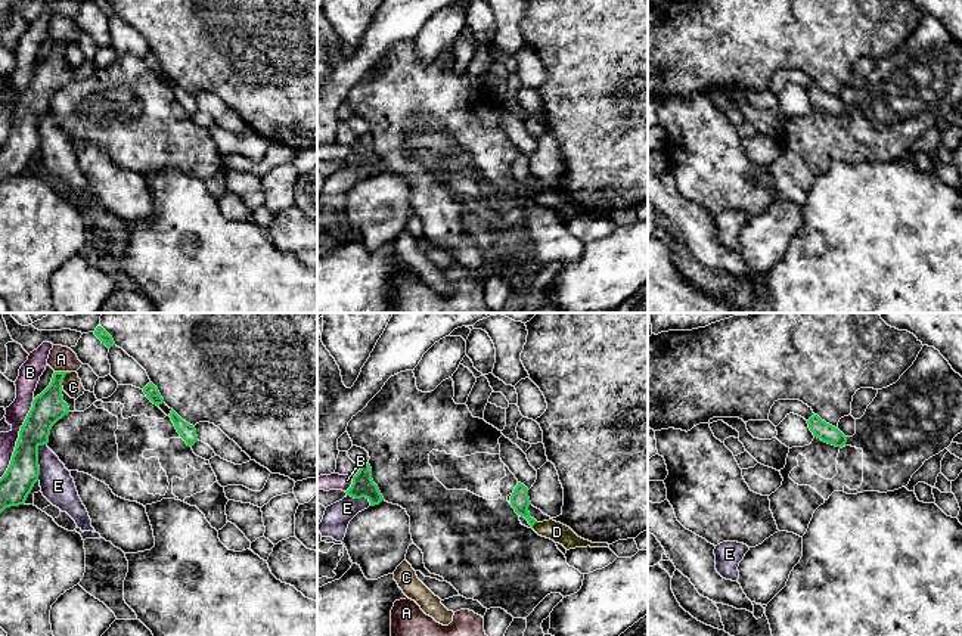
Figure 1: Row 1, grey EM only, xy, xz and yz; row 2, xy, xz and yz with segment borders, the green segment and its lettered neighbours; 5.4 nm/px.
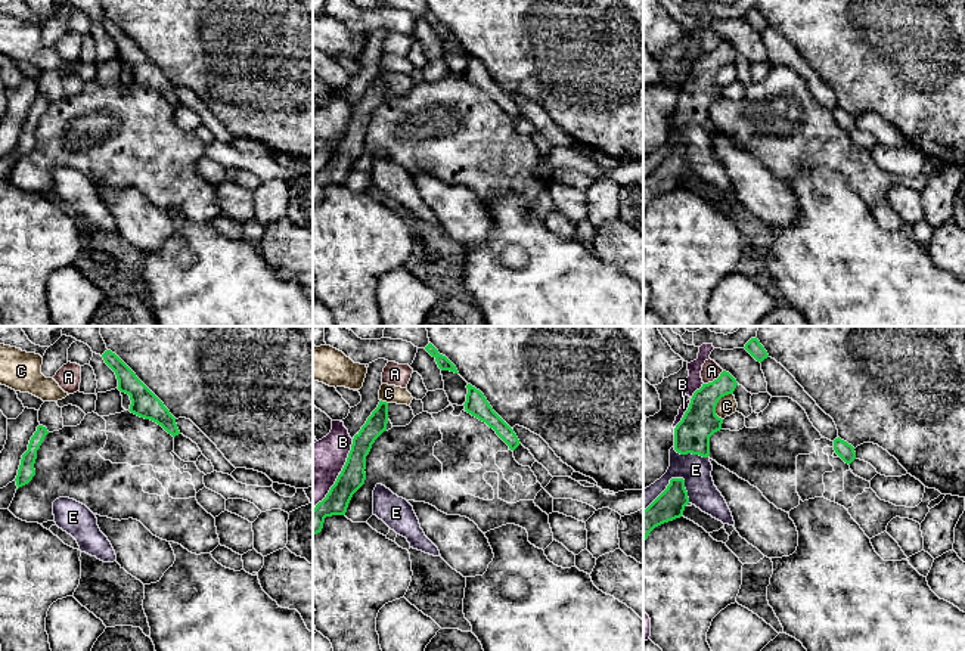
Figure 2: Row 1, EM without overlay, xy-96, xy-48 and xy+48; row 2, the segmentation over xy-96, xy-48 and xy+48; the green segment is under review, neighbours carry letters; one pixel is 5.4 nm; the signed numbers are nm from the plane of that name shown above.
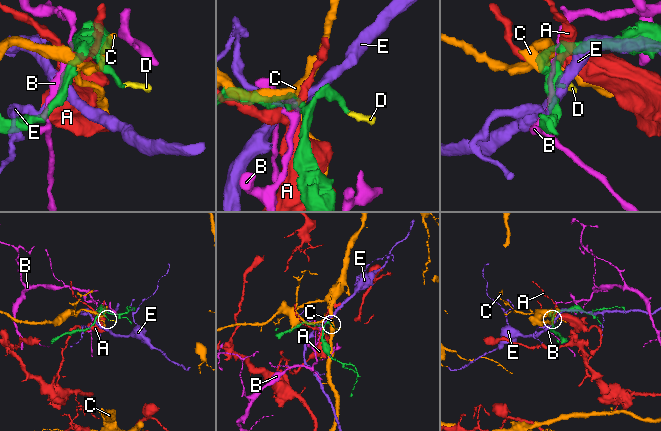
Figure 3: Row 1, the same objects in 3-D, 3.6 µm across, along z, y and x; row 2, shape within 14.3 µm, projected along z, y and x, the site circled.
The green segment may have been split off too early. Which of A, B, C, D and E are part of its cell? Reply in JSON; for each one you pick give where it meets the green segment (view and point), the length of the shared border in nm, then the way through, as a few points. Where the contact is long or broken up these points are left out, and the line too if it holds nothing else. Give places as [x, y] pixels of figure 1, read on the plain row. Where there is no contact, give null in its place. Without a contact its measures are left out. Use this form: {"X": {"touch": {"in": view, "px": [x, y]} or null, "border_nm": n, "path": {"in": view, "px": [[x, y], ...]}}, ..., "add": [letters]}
{"D": {"touch": {"in": "xz", "px": [534, 192]}, "border_nm": 50, "path": {"in": "xz", "px": [[520, 170], [523, 180], [534, 192], [542, 198], [556, 201]]}}, "add": ["D"]}

